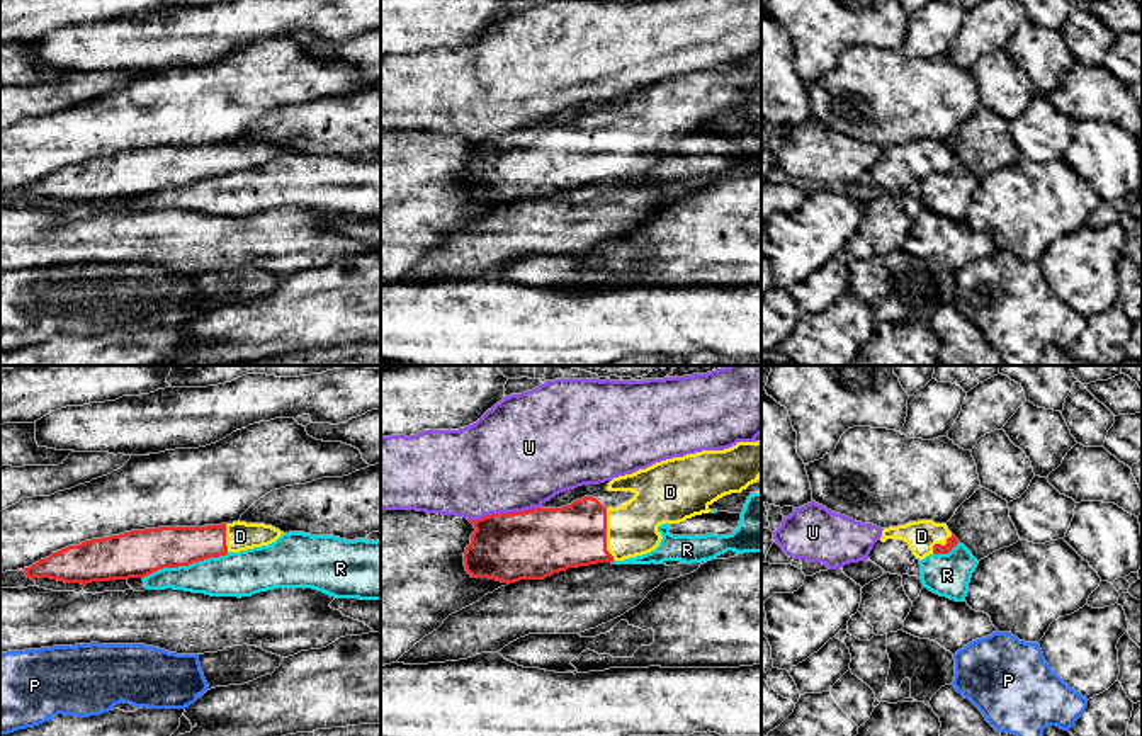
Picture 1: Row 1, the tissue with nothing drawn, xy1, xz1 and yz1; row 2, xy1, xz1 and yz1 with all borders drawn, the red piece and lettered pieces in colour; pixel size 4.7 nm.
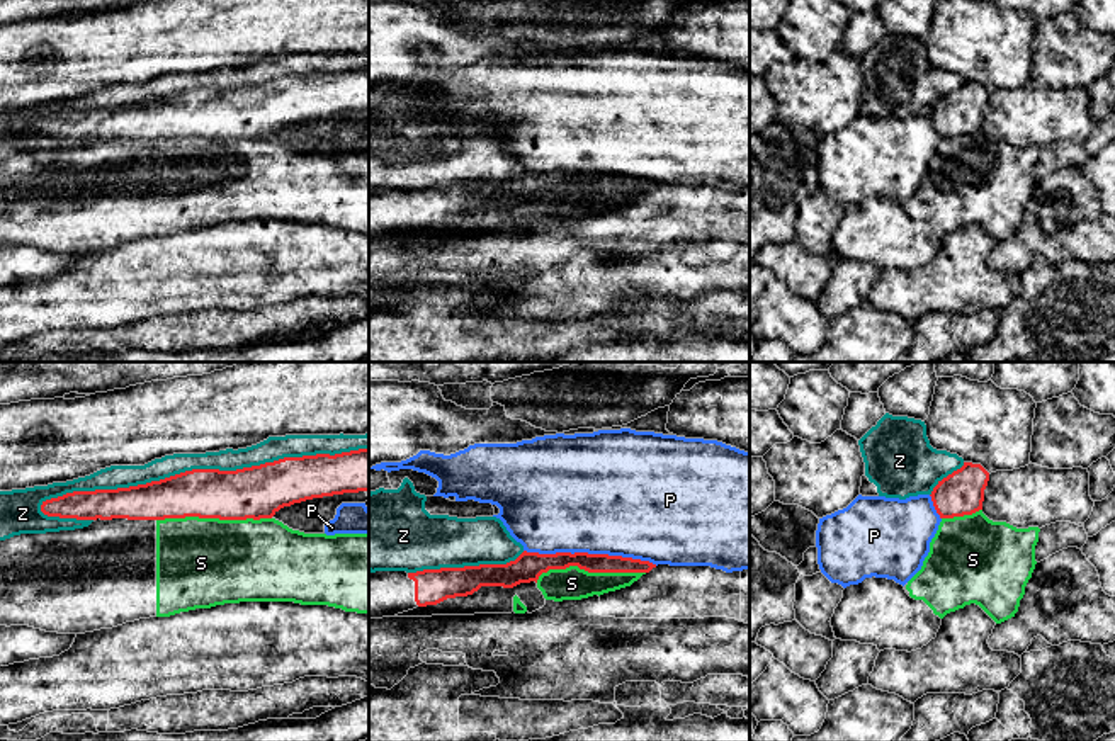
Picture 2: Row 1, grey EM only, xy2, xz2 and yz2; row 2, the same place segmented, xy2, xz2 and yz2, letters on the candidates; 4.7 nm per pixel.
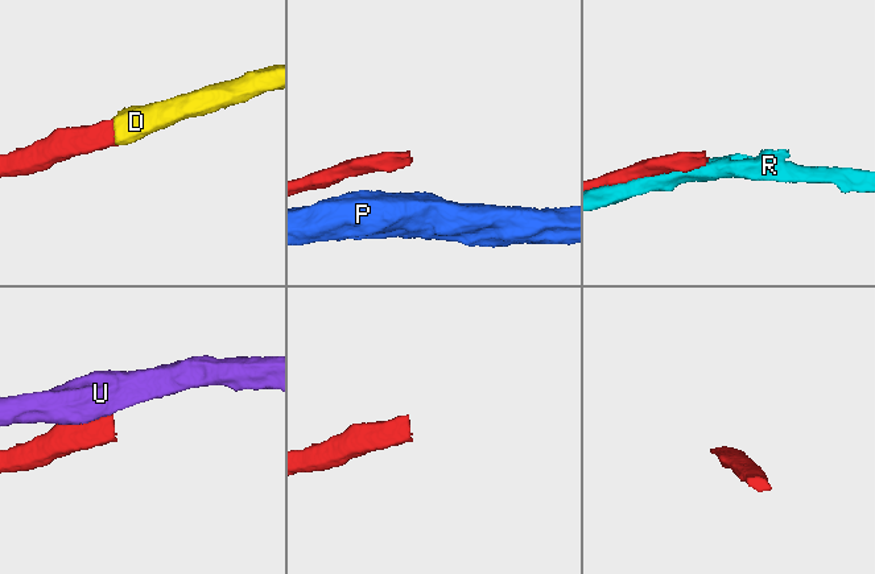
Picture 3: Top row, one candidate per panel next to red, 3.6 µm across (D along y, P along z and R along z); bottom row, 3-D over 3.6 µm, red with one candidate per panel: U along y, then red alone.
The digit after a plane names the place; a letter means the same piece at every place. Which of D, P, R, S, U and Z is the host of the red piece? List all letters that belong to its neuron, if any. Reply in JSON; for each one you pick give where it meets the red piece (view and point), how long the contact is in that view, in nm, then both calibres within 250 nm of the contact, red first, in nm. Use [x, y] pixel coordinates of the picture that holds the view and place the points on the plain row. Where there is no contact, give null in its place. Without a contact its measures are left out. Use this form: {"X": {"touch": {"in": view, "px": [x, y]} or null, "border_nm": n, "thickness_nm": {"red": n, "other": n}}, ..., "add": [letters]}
{"D": {"touch": {"in": "xz1", "px": [605, 153]}, "border_nm": 260, "thickness_nm": {"red": 300, "other": 240}}, "add": ["D"]}

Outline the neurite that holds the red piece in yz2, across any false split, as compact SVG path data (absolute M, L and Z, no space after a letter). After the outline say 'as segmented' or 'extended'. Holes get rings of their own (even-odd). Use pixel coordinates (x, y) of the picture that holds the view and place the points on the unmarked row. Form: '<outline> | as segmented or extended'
M964 82L960 88L938 100L930 116L940 138L964 136L982 129L988 100L989 92L972 82Z | as segmented

